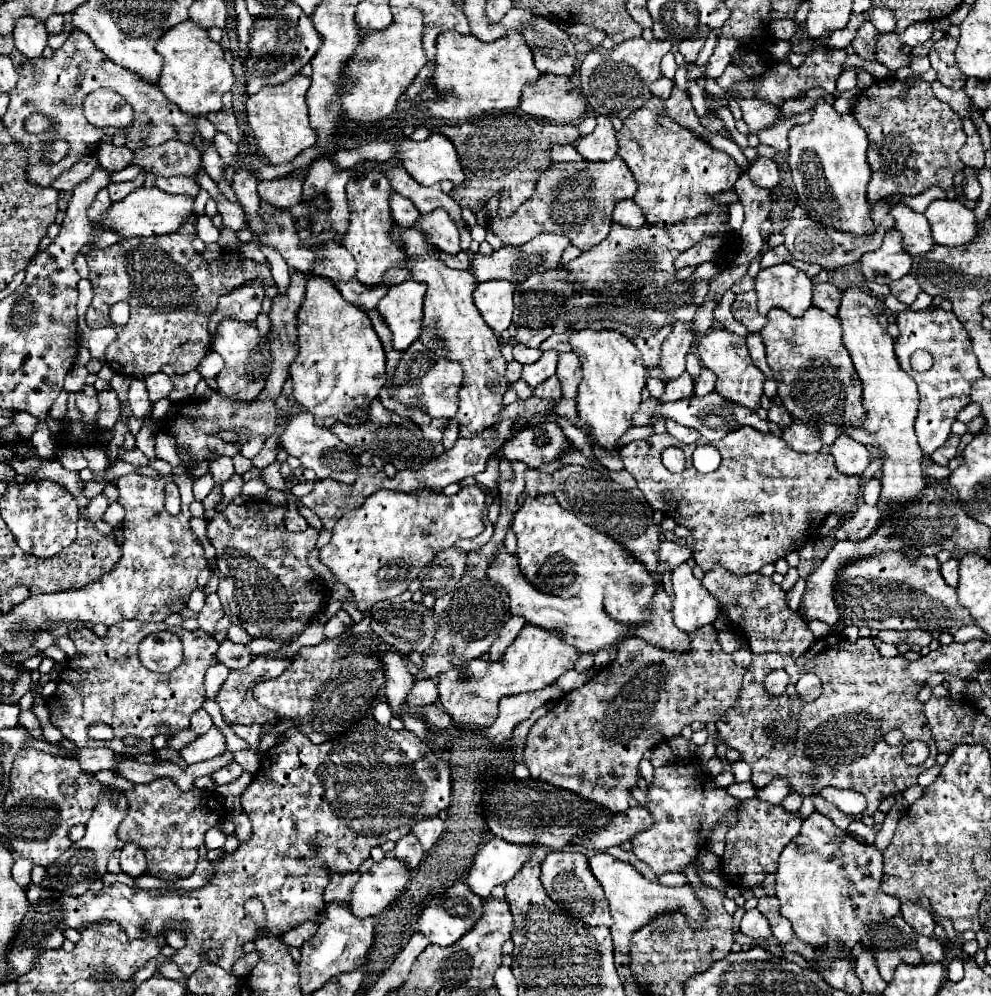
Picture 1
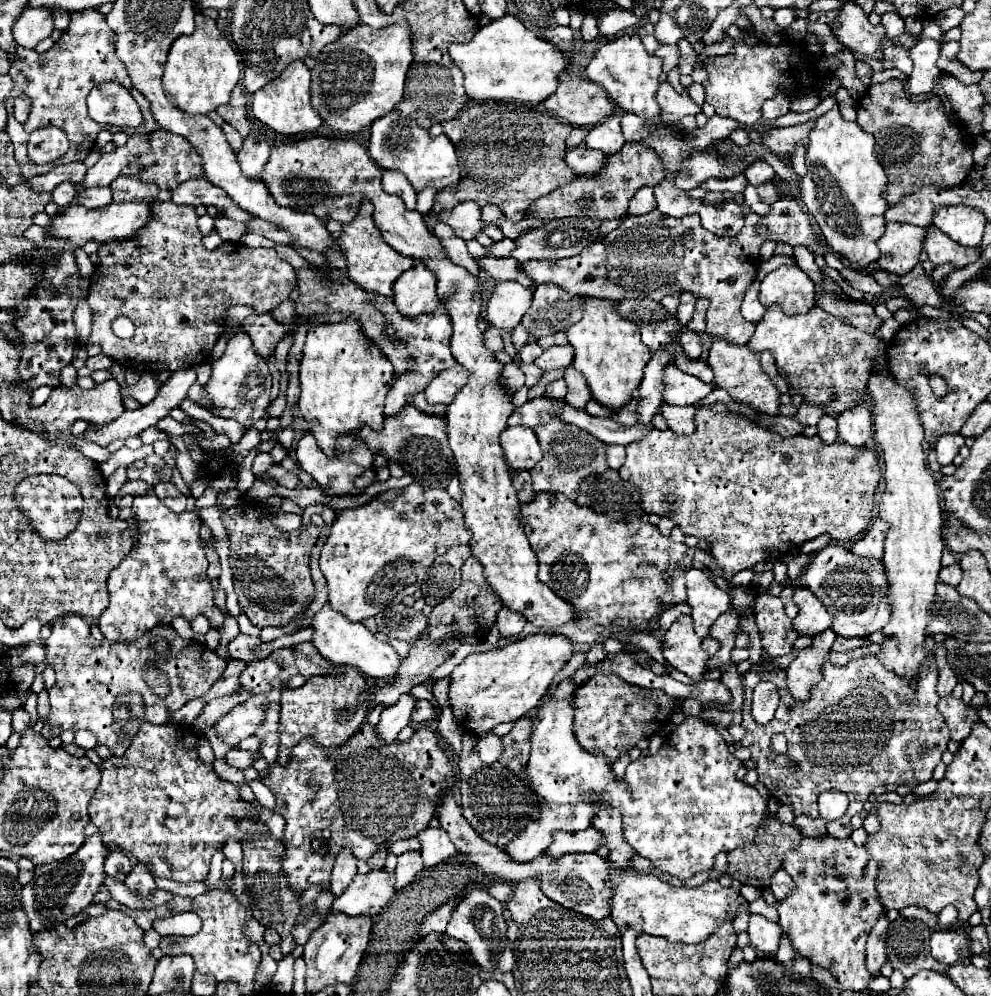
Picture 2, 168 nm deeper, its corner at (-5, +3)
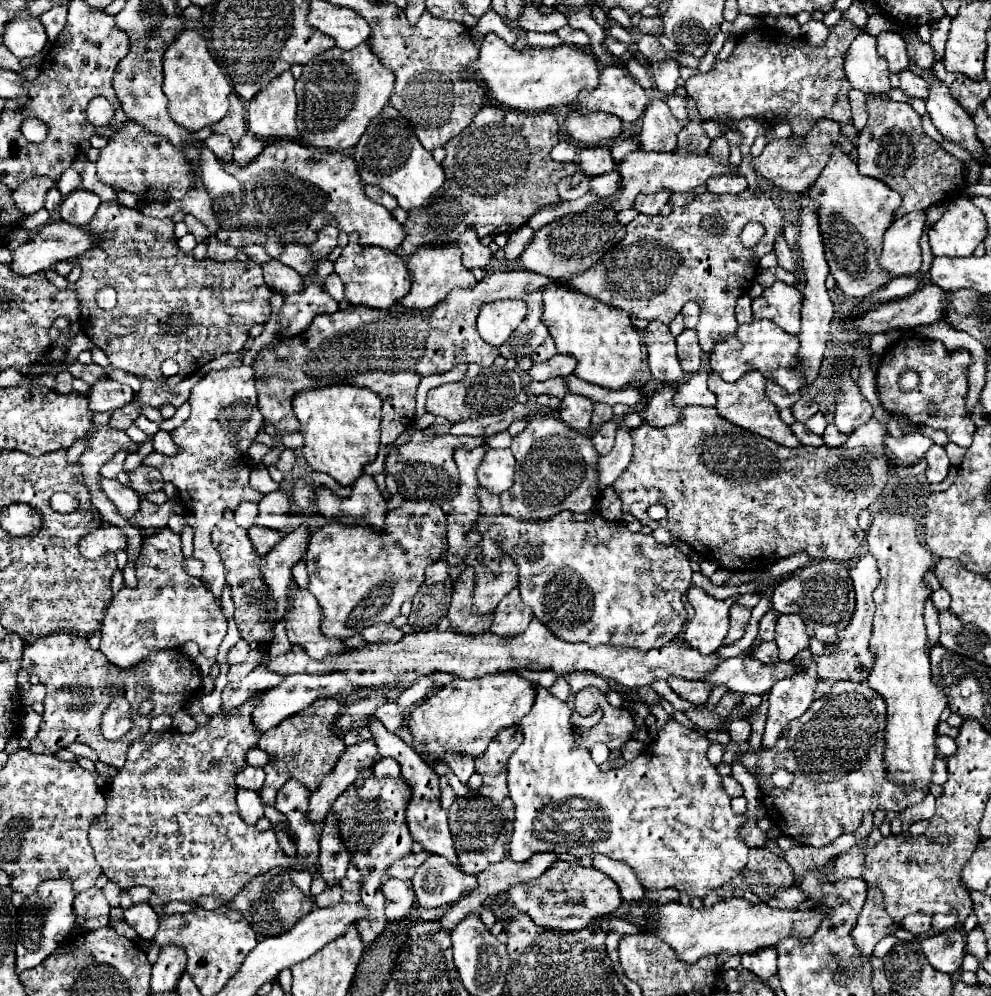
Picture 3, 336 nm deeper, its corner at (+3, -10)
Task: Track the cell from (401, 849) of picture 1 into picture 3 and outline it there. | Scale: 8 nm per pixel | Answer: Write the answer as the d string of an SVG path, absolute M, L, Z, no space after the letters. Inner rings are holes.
M388 878L382 890L386 896L386 918L402 920L410 912L416 898L412 892L412 882L400 878Z

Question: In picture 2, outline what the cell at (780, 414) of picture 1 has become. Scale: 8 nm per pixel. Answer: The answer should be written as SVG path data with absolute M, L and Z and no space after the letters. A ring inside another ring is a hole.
M802 403L800 409L798 409L798 415L796 419L800 419L800 423L806 423L806 425L818 425L820 417L824 415L824 407L818 407L818 405L810 405L810 403Z

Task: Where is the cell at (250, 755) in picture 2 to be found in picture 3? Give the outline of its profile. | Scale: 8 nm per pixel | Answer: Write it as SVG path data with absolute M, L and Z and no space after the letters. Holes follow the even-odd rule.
M246 766L236 774L236 784L240 788L250 788L250 790L260 790L264 784L265 773L262 768L252 768Z

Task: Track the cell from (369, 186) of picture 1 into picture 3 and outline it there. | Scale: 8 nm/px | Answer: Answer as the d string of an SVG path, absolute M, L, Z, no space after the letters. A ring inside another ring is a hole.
M348 242L340 258L334 262L334 272L344 282L346 300L356 306L390 308L396 300L404 298L410 290L410 274L404 260L398 254L376 246L360 246L358 242Z

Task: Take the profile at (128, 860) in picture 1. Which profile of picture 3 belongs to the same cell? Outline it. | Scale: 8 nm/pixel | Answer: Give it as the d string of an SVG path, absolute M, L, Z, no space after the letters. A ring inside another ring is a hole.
M148 902L134 904L124 910L124 920L138 932L142 940L152 940L158 928L158 914Z

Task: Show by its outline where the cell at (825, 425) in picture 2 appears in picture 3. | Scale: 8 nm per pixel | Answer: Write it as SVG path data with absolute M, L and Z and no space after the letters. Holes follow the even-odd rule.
M828 424L826 430L824 430L824 434L822 434L822 440L824 440L824 446L838 448L838 446L842 446L848 440L848 434L840 434L834 424Z

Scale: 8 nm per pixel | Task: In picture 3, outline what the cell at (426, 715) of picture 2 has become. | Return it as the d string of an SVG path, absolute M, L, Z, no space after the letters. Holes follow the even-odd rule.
M388 702L388 704L384 704L382 708L376 710L376 718L388 728L388 732L394 732L396 734L404 726L406 712L400 710L396 702Z

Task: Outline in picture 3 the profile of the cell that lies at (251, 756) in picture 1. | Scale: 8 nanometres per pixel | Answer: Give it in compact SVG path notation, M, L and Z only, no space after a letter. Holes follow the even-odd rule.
M254 746L254 748L250 748L246 752L246 762L250 766L266 766L268 764L268 754L264 750L260 750L260 748Z

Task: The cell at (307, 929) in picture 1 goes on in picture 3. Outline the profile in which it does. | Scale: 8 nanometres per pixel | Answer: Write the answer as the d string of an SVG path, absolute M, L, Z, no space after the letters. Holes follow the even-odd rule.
M334 884L334 886L328 886L320 896L316 896L316 906L318 908L326 908L326 906L332 906L332 904L338 904L338 902L358 902L360 896L358 894L352 894L352 892L346 892L340 884Z

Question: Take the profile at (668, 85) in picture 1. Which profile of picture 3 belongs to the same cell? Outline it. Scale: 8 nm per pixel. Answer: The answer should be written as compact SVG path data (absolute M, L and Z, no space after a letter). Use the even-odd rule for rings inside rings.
M652 100L642 118L640 144L642 150L652 152L672 152L676 148L676 138L682 124L674 118L664 100Z

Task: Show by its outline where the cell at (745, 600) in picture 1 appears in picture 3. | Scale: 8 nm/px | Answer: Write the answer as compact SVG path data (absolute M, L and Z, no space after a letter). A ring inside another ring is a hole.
M760 642L760 644L756 644L752 656L756 656L756 660L760 660L762 664L780 662L780 656L776 652L776 642Z

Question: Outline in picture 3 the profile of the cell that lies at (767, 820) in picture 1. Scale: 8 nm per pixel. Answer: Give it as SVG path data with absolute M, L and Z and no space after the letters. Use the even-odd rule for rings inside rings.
M750 848L744 872L730 880L726 884L726 890L730 890L732 894L742 894L748 890L754 892L762 902L766 902L778 888L788 888L792 884L794 870L784 858L764 848Z

